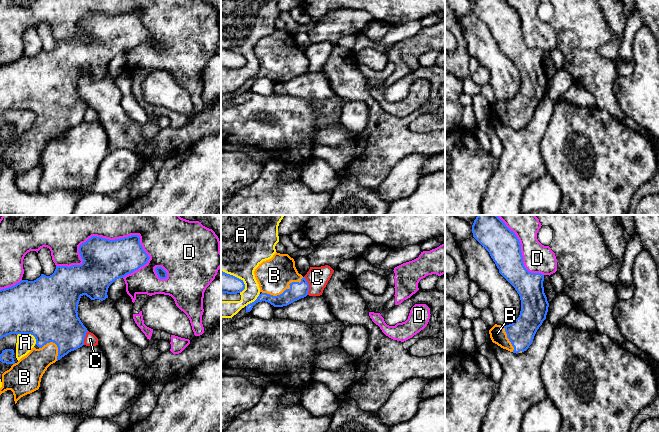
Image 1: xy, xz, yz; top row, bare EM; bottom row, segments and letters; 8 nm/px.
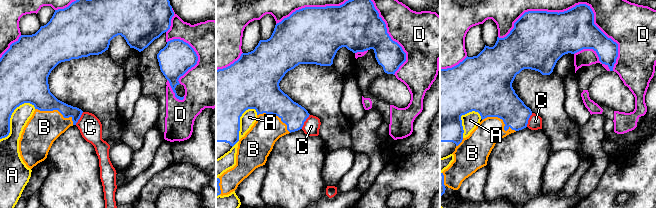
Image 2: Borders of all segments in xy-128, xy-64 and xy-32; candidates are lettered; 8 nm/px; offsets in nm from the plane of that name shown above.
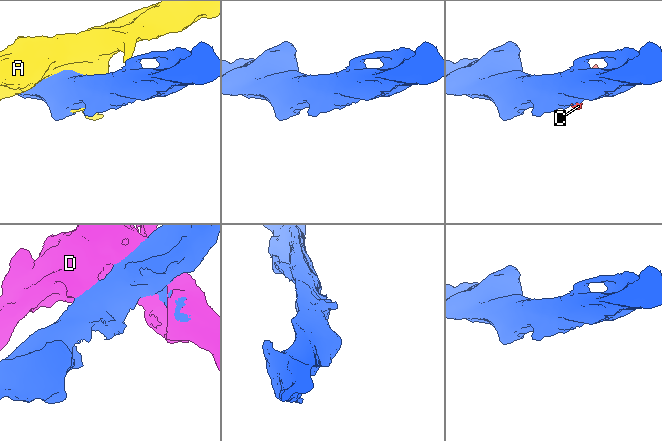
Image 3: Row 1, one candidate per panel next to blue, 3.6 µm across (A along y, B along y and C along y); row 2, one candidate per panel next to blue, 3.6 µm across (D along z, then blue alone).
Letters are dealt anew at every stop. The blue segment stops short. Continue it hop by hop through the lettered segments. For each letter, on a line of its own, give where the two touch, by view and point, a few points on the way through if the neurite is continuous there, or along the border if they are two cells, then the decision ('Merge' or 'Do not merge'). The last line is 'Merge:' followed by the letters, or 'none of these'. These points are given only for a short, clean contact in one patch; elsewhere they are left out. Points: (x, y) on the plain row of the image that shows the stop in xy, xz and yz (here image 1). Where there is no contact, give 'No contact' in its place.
A: Touches blue at xy (29, 109). Do not merge
B: Touches blue at xz (285, 66). Merge
C: Touches blue at xz (308, 61). Do not merge
D: Touches blue at xy (98, 13). Do not merge
Merge: B

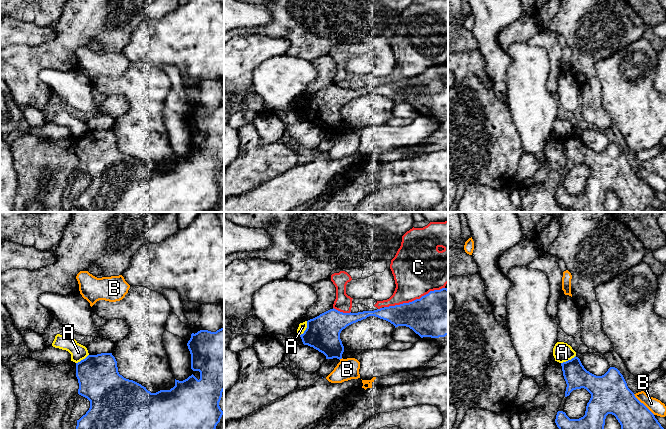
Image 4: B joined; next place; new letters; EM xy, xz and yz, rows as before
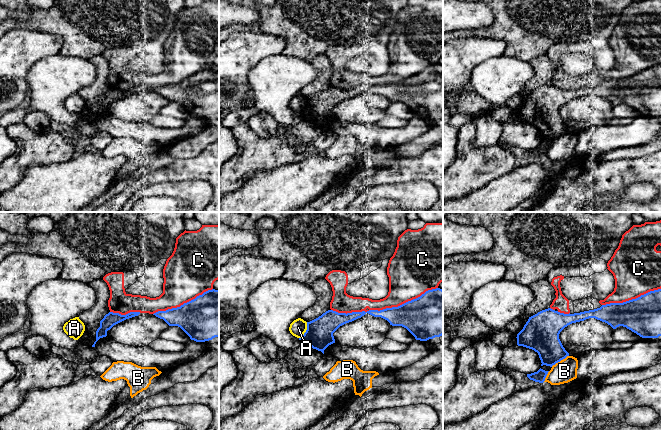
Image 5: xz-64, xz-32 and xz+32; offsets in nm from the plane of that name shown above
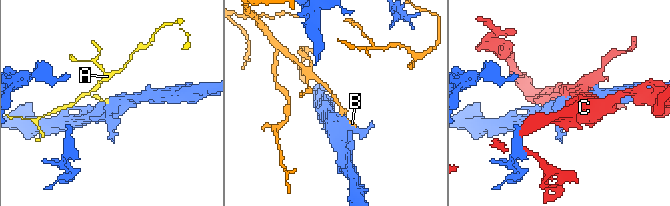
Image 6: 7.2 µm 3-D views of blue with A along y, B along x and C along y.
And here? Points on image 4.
A: Touches blue at xz (306, 105). Boundary: xz (307, 97), (307, 103), (299, 111). Do not merge
B: Touches blue at yz (643, 180). Do not merge
C: Touches blue at xz (414, 76). Do not merge
Merge: none of these

